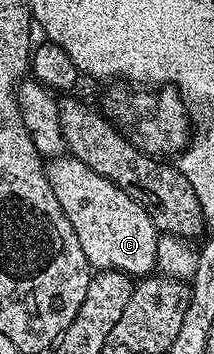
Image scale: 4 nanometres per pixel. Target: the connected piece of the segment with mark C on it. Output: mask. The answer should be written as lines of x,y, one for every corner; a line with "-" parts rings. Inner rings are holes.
72,155
52,158
47,172
59,207
63,207
75,235
79,235
79,247
83,247
83,255
87,255
90,270
127,273
140,279
157,269
157,228
151,215
131,199
126,189
115,187
111,179
99,175
99,171
91,171
87,163

